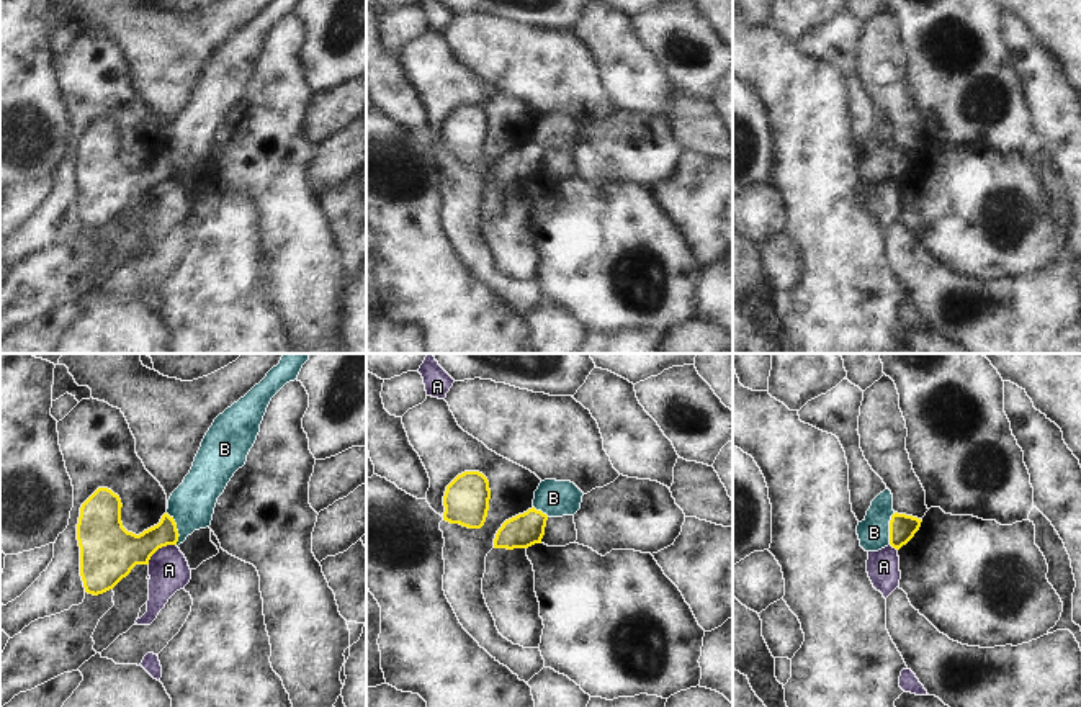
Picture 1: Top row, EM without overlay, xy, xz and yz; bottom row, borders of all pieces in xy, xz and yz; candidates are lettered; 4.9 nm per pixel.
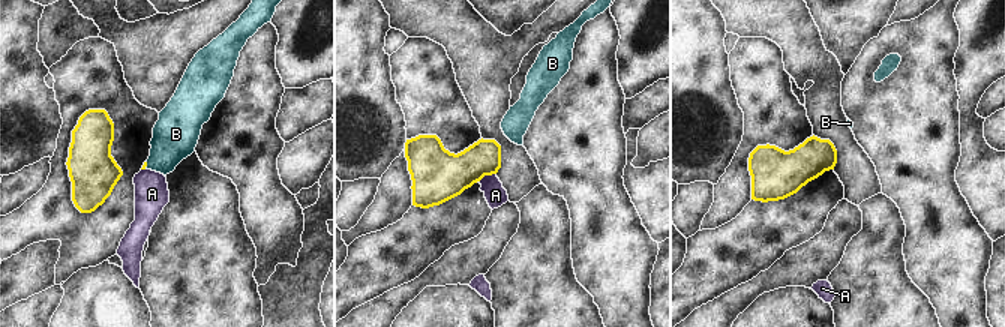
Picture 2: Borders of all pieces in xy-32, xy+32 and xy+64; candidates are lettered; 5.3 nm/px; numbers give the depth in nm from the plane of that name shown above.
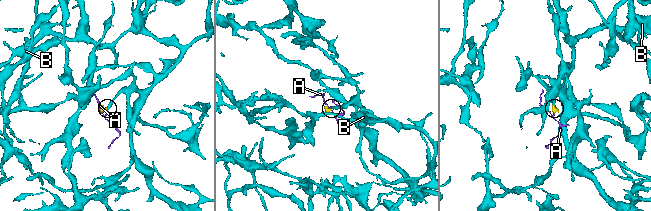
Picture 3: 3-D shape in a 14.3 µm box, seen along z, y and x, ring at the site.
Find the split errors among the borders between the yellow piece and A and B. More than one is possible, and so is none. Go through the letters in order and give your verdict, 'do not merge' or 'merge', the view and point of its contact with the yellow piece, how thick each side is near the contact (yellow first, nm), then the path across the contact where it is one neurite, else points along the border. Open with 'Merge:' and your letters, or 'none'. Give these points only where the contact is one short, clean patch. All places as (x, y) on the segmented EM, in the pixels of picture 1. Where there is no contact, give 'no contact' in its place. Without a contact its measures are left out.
Merge: none
A: do not merge; meets yellow in xy at (159, 547); 280 nm thick on the yellow side, 200 nm on the other; border along xy (175, 544), (161, 547), (148, 563)
B: do not merge; meets yellow in xy at (175, 529); 160 nm thick on the yellow side, 220 nm on the other; border along xy (165, 513), (175, 524), (177, 544)

